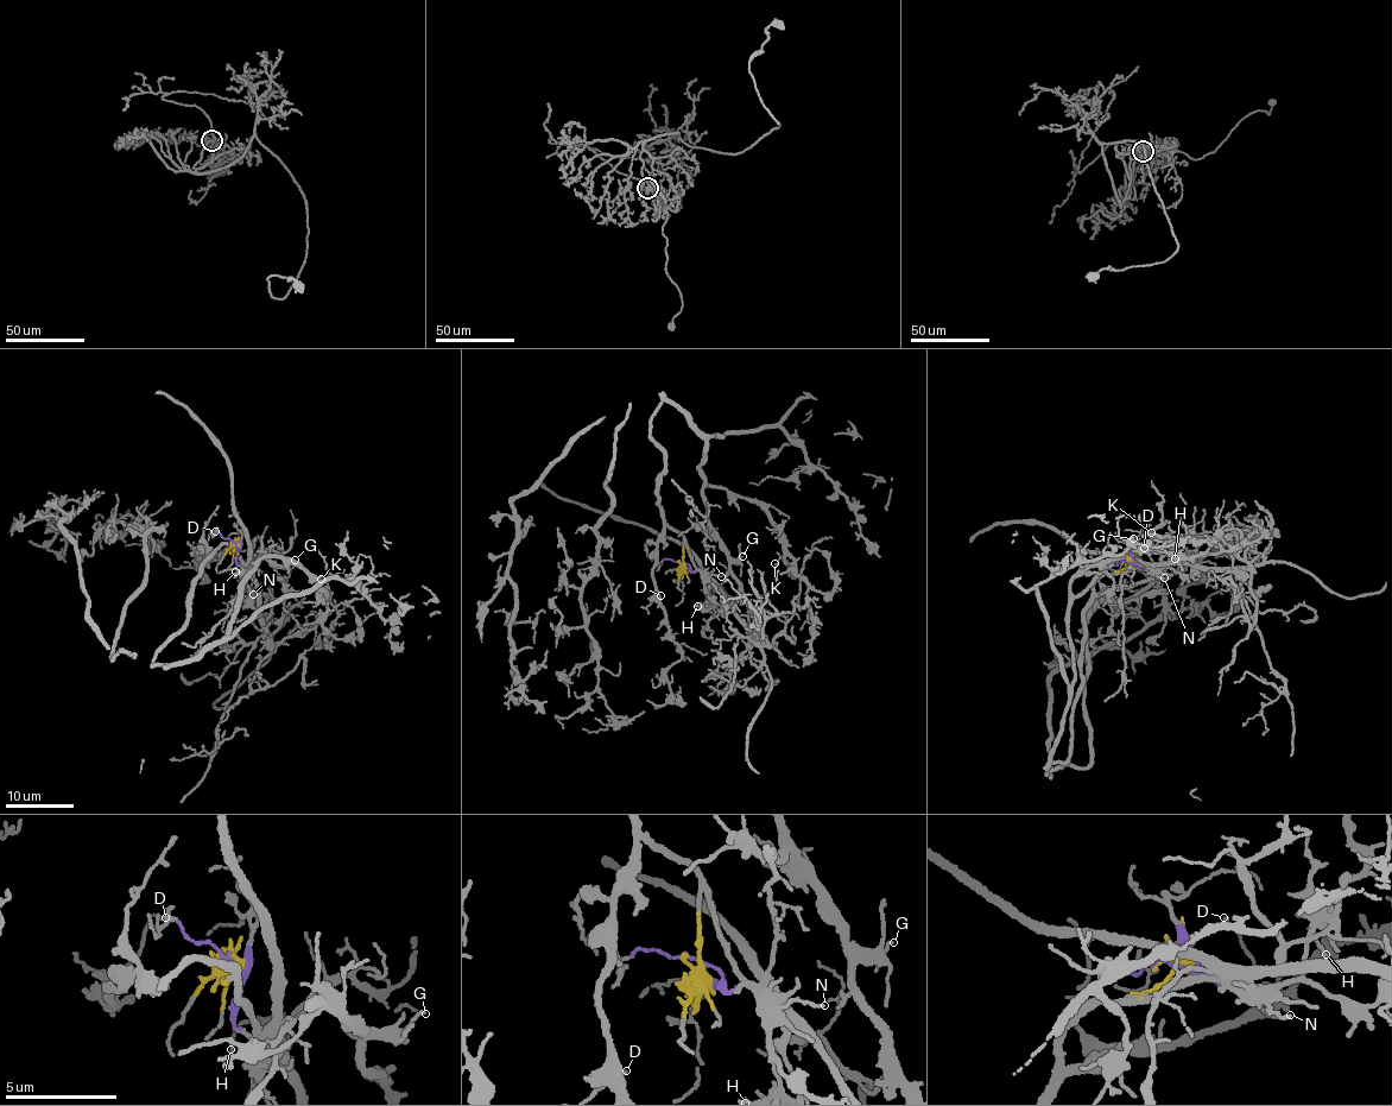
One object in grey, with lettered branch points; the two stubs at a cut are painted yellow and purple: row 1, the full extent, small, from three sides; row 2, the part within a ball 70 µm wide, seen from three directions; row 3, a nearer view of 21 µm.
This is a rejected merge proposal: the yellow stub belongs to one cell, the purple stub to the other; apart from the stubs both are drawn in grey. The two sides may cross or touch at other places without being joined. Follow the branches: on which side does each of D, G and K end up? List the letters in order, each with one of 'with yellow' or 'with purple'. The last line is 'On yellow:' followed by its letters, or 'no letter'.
D: with yellow
G: with yellow
K: with yellow
On yellow: D, G, K

